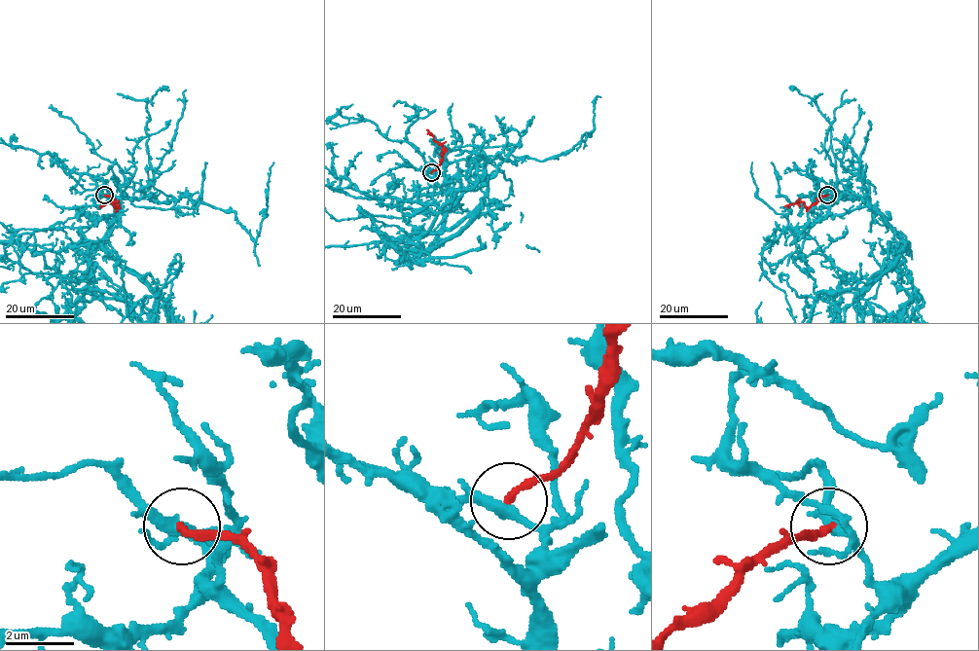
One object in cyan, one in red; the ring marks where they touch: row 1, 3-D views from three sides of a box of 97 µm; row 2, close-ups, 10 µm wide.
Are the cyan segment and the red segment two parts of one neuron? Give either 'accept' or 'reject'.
reject

